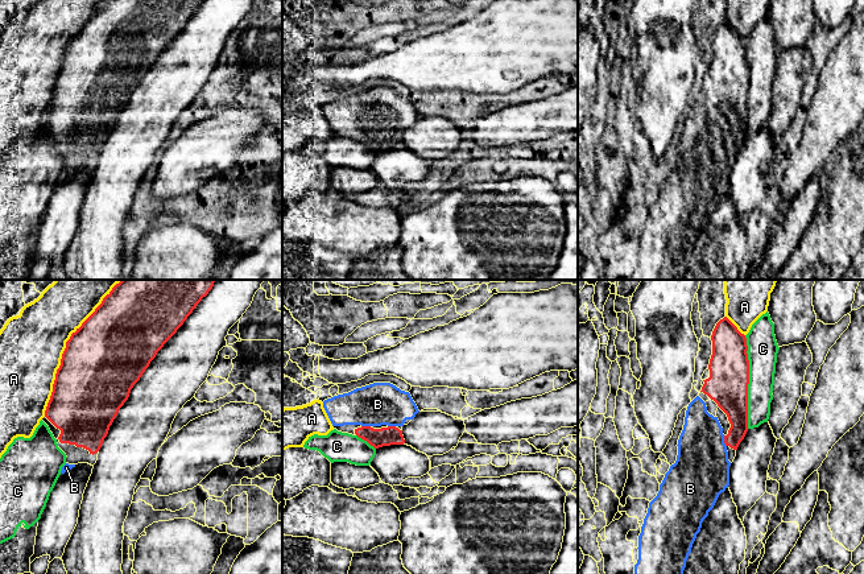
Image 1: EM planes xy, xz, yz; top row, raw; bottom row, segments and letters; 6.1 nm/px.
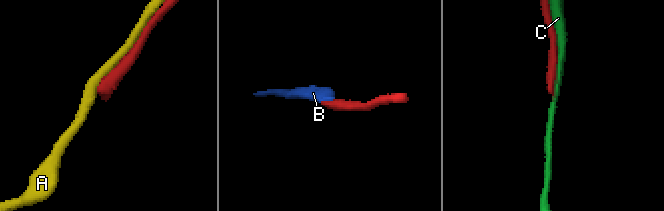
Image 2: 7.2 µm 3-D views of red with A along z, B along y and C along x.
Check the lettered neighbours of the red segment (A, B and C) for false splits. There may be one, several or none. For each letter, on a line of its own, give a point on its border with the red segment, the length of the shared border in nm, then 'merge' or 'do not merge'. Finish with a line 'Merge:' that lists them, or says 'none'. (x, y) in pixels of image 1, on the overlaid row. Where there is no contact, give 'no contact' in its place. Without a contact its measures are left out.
A: meets red in xy at (66, 347); contact 950 nm long; do not merge
B: meets red in yz at (724, 441); contact 70 nm long; merge
C: meets red in yz at (748, 382); contact 550 nm long; do not merge
Merge: B

